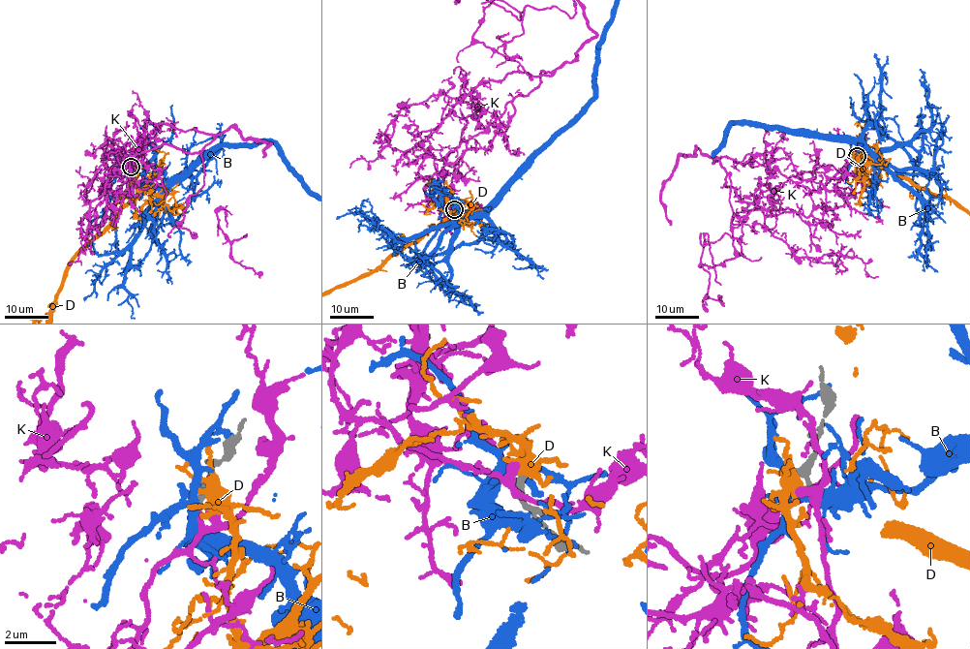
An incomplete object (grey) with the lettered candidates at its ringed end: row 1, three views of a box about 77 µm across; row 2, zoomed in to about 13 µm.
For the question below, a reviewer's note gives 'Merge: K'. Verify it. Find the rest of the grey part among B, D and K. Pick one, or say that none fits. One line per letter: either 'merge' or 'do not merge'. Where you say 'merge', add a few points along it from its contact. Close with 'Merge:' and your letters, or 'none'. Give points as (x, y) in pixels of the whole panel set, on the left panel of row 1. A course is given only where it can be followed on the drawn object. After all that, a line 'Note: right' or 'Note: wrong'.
B: do not merge
D: do not merge
K: merge
Merge: K
Note: right

